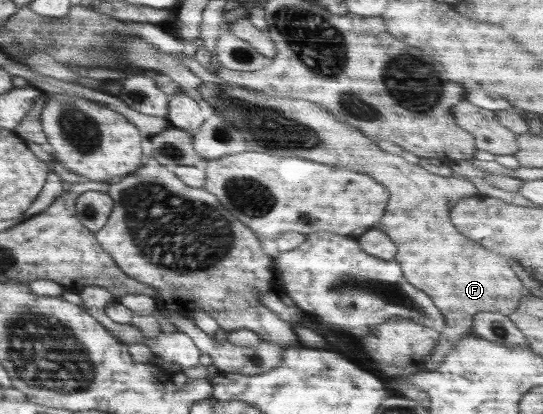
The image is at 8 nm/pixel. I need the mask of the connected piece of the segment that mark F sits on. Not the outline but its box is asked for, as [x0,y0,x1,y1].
[198,83,526,372]

